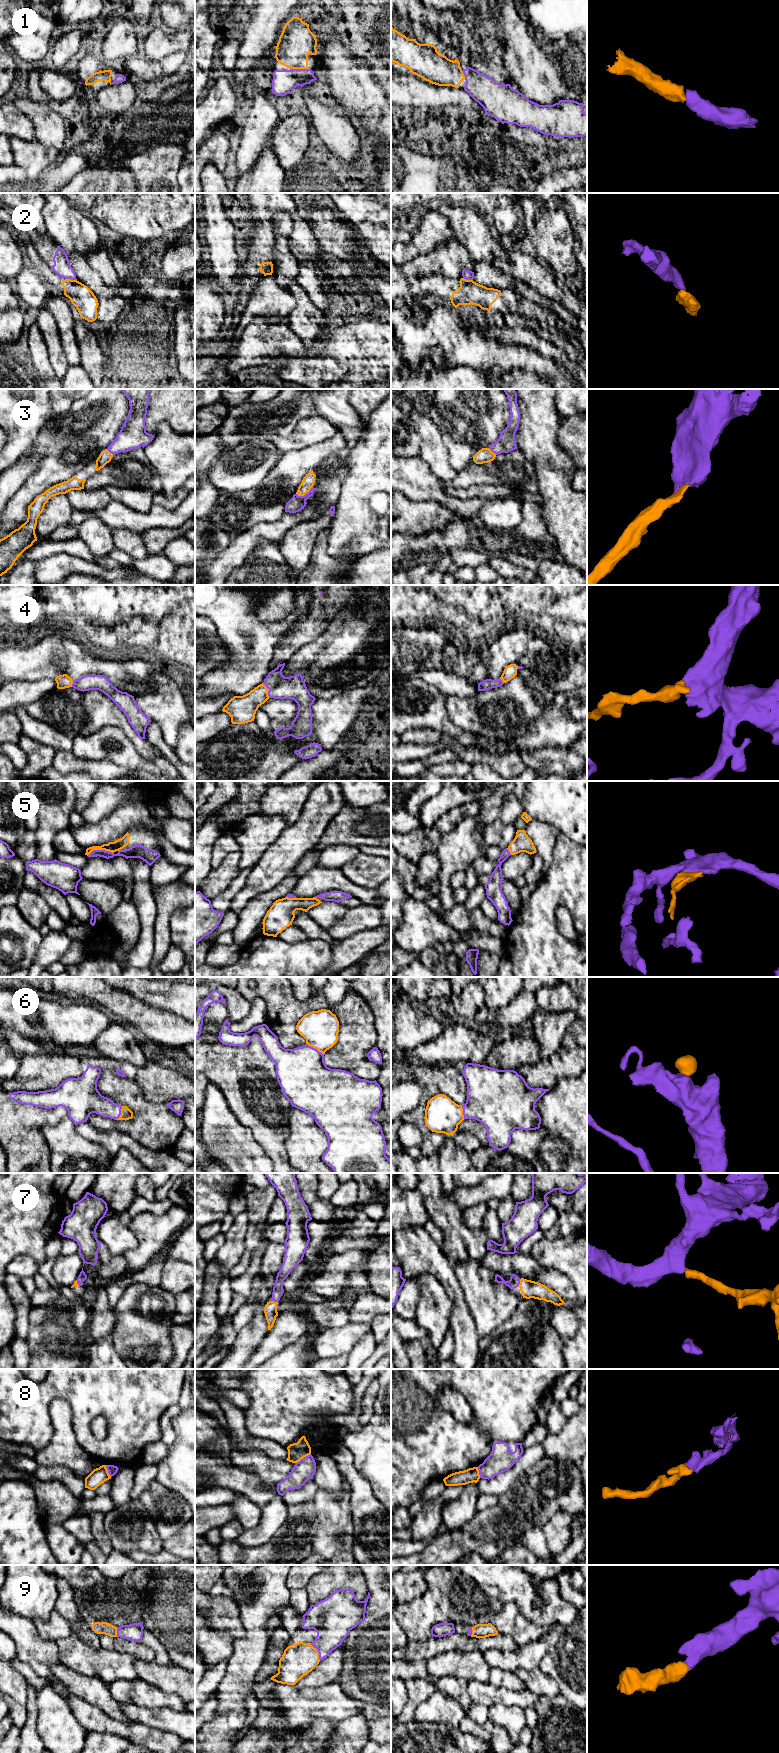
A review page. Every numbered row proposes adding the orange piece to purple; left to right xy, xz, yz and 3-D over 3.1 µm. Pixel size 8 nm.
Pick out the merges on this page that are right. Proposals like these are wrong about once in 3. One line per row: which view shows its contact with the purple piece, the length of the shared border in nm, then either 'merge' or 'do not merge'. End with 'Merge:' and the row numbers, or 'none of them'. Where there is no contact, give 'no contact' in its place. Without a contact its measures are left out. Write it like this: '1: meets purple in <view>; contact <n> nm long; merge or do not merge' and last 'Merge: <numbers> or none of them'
1: meets purple in xz; contact 140 nm long; merge
2: meets purple in xy; contact 90 nm long; do not merge
3: meets purple in xz; contact 150 nm long; merge
4: meets purple in xz; contact 130 nm long; merge
5: meets purple in xy; contact 220 nm long; merge
6: meets purple in xz; contact 170 nm long; merge
7: meets purple in yz; contact 60 nm long; merge
8: meets purple in xz; contact 150 nm long; do not merge
9: meets purple in xz; contact 170 nm long; merge
Merge: 1, 3, 4, 5, 6, 7, 9

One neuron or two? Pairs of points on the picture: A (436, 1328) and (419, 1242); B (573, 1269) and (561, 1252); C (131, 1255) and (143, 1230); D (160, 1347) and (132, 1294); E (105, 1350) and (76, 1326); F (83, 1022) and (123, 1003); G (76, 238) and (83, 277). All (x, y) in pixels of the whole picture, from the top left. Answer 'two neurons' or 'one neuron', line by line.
A: two neurons
B: one neuron
C: one neuron
D: one neuron
E: two neurons
F: two neurons
G: two neurons

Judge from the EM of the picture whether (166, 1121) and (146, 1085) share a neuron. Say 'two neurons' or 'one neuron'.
two neurons

